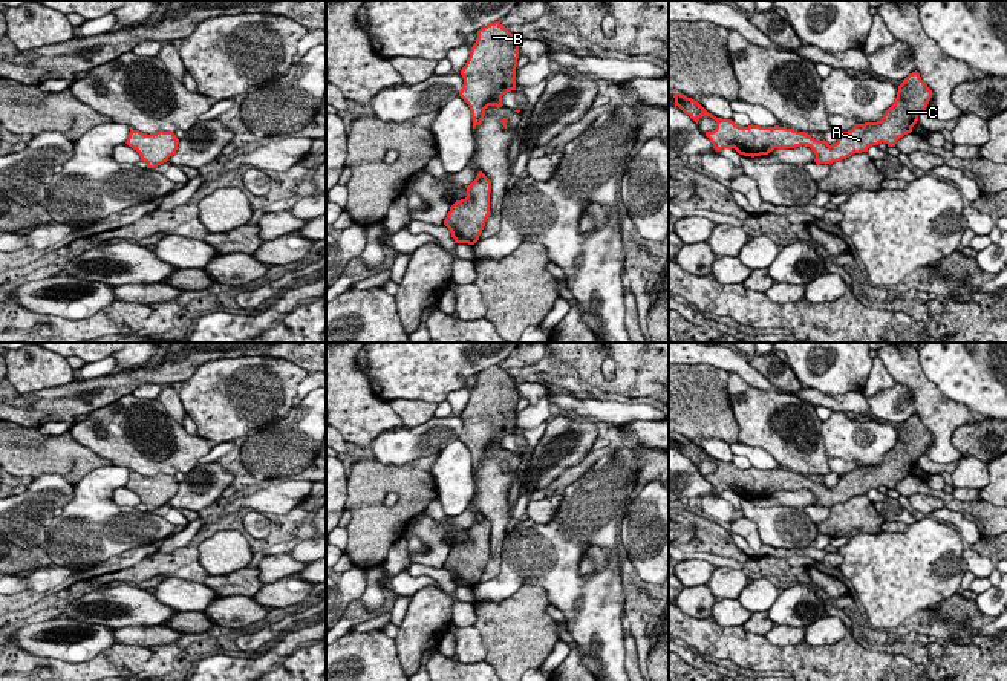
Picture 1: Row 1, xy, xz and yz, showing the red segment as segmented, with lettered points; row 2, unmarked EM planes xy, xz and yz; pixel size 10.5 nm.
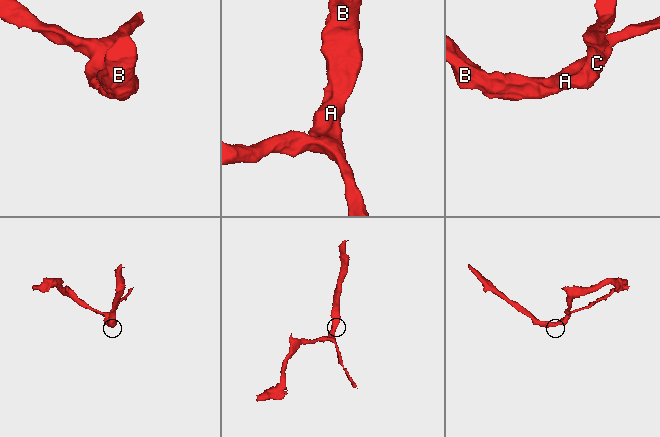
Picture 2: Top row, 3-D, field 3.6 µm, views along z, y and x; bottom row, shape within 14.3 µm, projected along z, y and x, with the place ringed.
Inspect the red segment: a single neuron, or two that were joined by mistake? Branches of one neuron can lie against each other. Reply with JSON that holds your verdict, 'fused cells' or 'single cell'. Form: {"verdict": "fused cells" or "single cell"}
{"verdict": "single cell"}

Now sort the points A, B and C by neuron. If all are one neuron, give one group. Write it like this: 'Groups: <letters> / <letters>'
Groups: A B C

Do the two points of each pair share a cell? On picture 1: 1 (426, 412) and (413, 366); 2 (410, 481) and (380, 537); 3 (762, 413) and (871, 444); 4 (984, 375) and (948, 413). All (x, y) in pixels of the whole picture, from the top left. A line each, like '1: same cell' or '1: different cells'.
1: different cells
2: same cell
3: same cell
4: different cells

